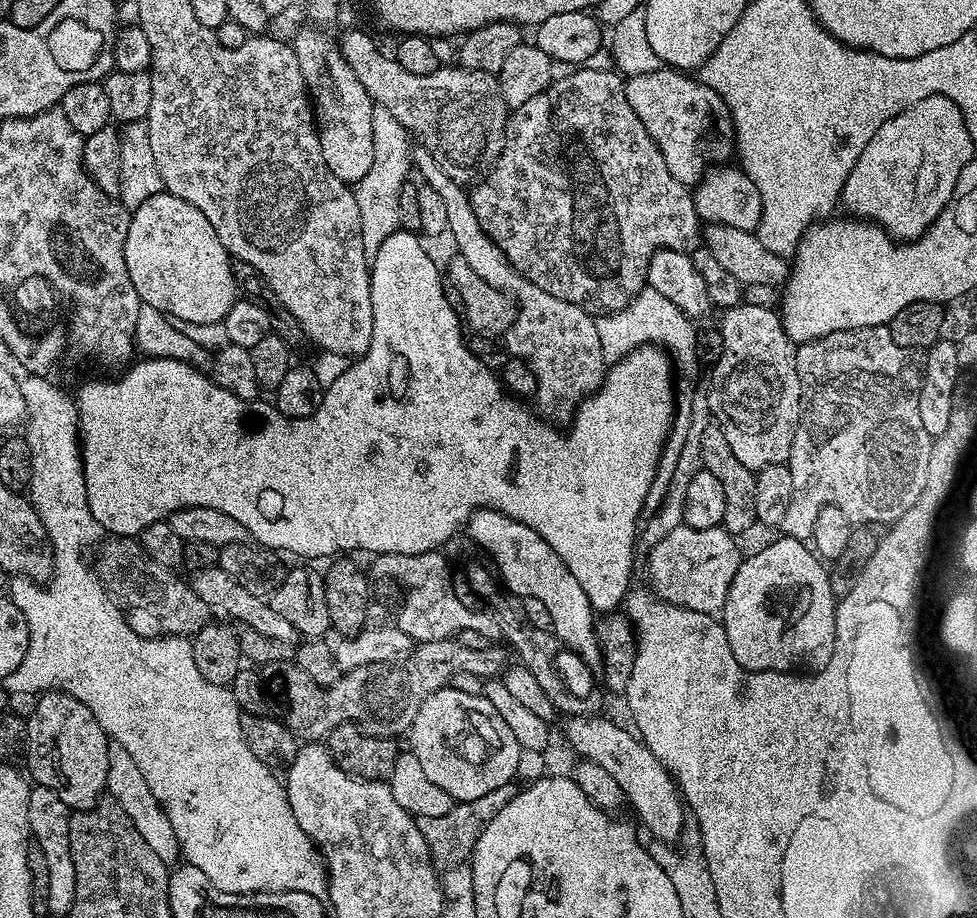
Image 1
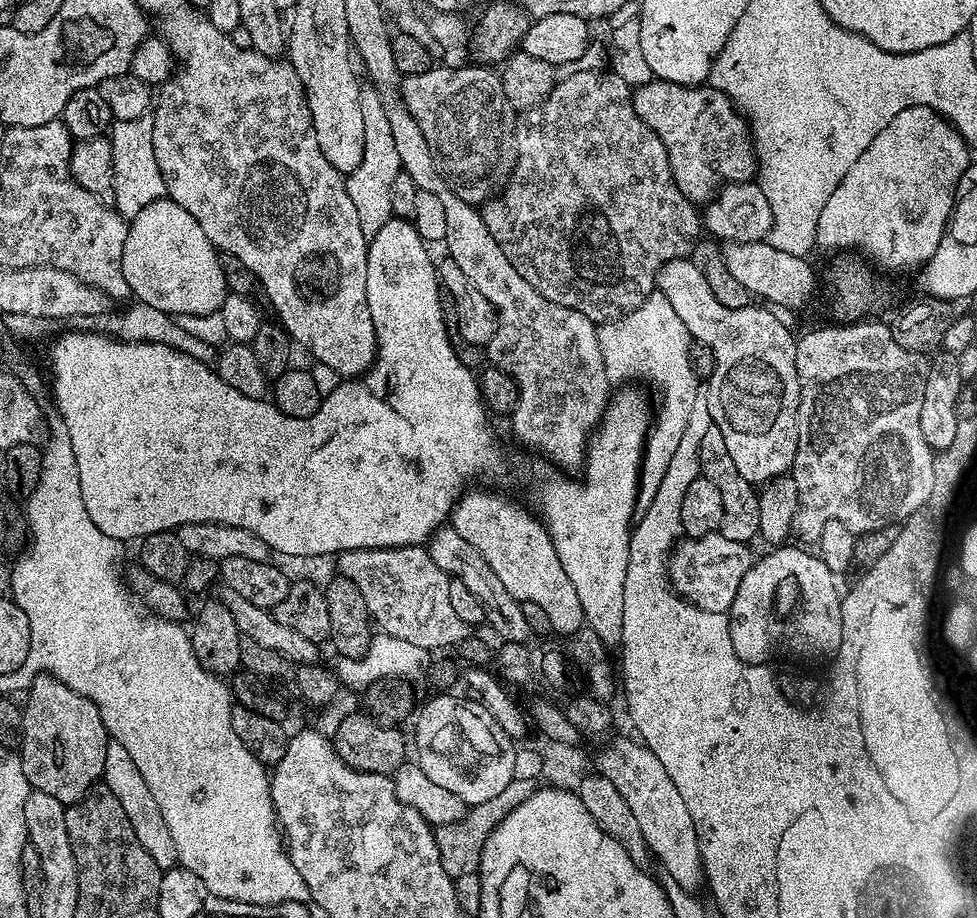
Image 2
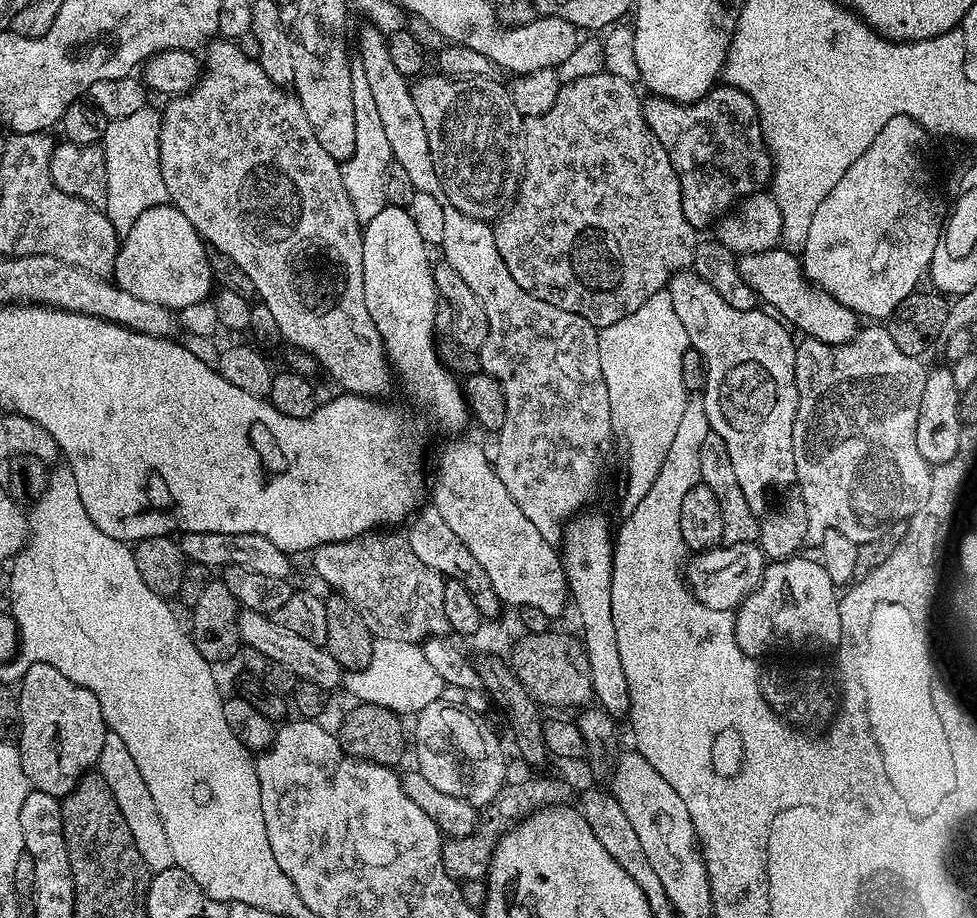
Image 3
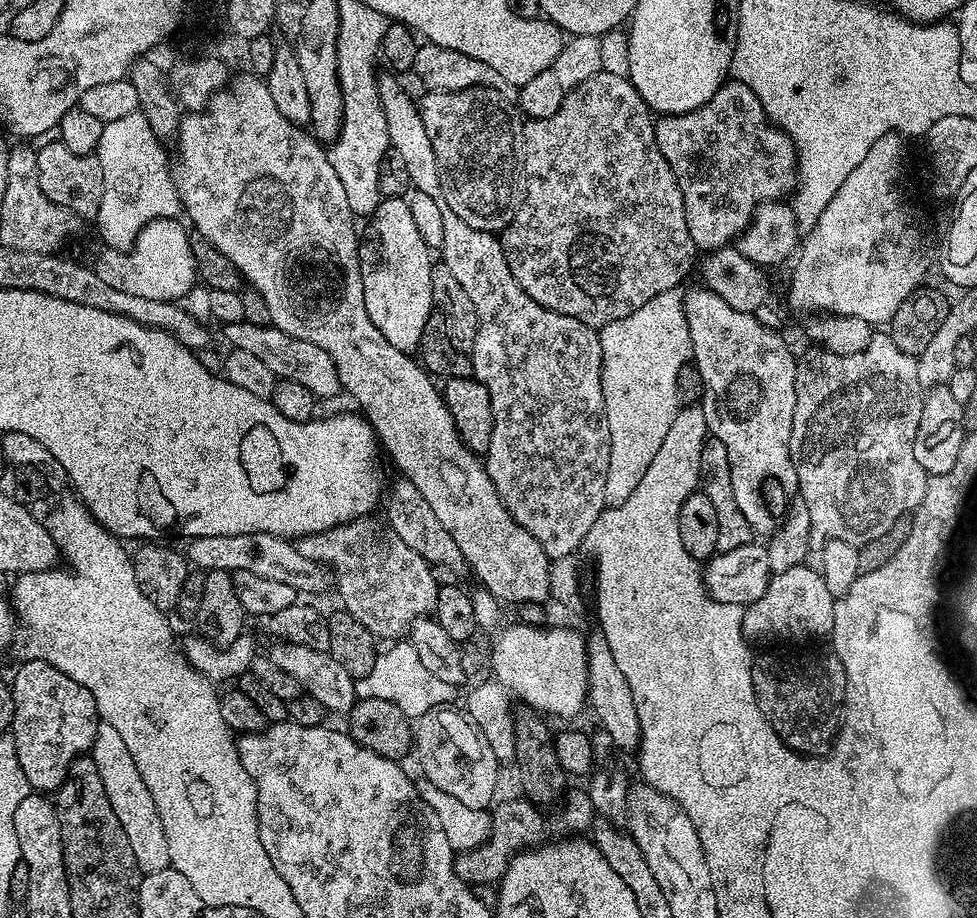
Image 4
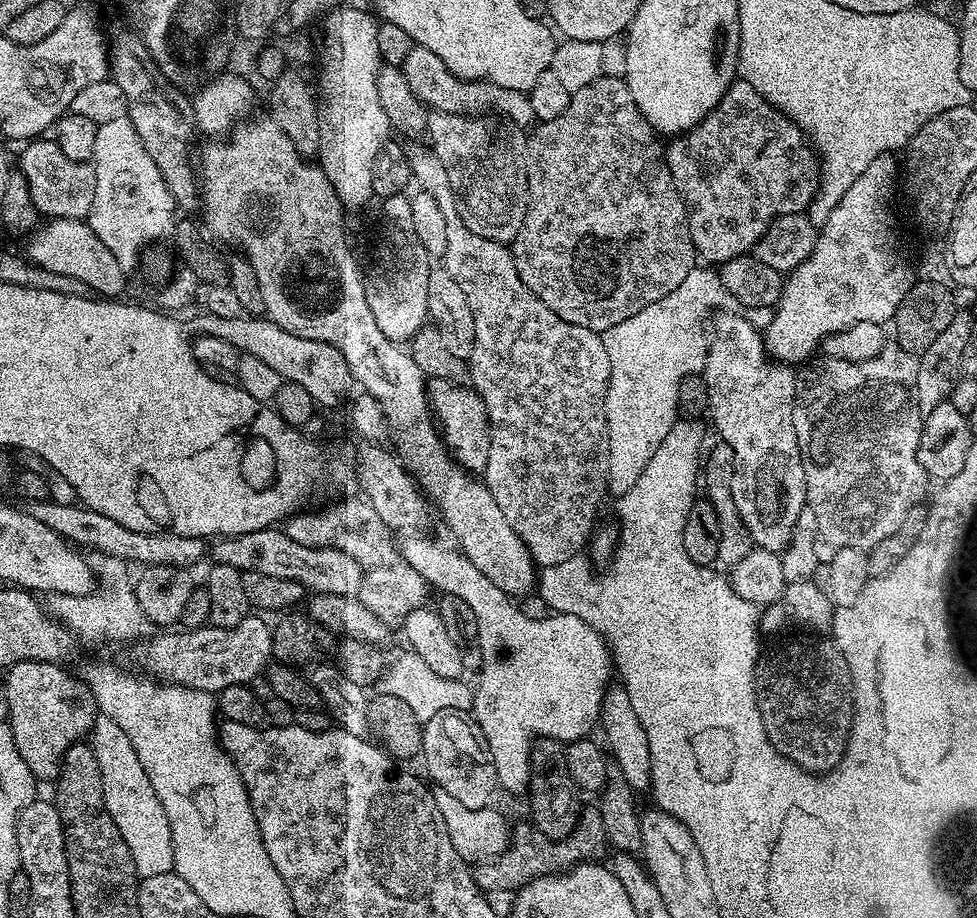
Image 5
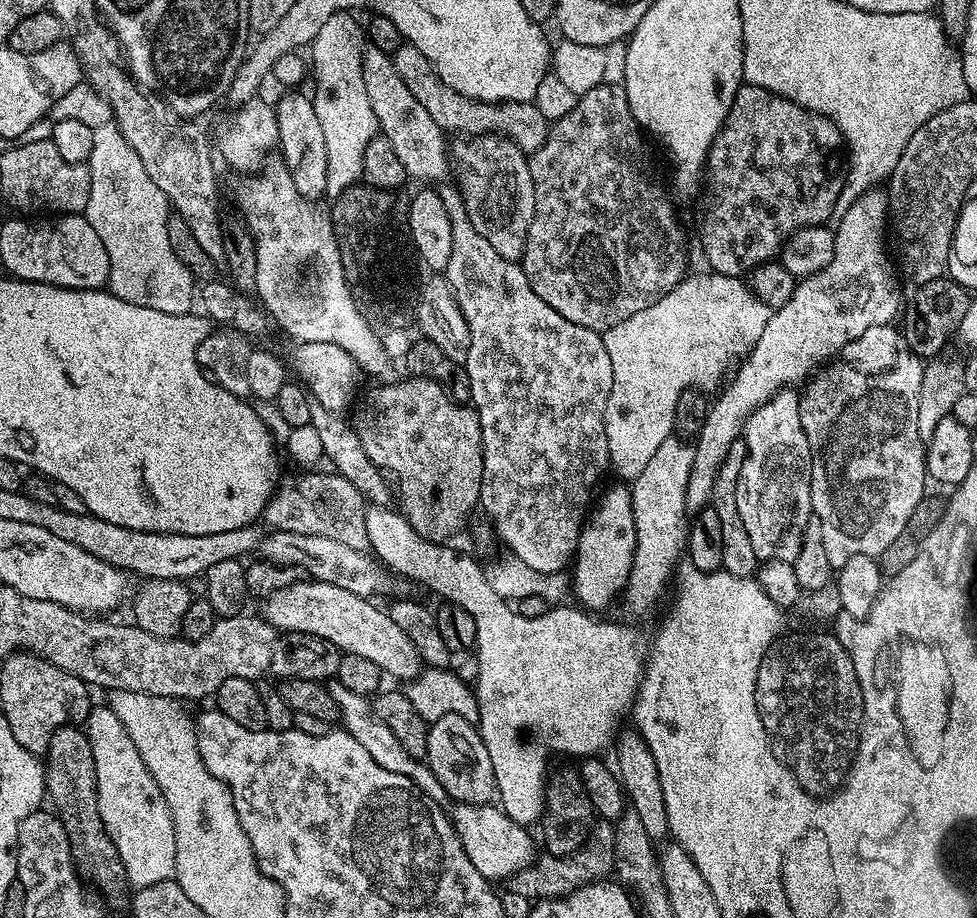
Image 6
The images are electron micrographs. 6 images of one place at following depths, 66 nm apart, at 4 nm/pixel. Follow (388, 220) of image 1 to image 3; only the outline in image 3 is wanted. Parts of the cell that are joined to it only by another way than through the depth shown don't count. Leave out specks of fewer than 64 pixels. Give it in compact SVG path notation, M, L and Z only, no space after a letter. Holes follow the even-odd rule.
M359 66L353 67L350 78L350 98L354 100L354 154L340 164L342 186L346 186L346 194L350 194L350 202L354 206L354 214L361 225L370 222L370 218L378 215L387 204L386 174L388 165L393 163L390 141L382 126L380 115L370 85L366 82L366 74L362 74Z

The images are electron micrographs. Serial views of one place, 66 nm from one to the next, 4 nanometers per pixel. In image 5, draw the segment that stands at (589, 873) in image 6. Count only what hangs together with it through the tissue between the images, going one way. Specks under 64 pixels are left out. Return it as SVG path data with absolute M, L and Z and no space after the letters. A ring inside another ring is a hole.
M592 810L589 816L587 813L586 819L570 838L553 838L549 833L525 822L511 829L508 851L487 864L475 865L476 885L485 891L501 889L516 892L539 876L555 876L575 868L577 864L599 861L600 855L606 850L609 851L609 848L608 831L596 810Z

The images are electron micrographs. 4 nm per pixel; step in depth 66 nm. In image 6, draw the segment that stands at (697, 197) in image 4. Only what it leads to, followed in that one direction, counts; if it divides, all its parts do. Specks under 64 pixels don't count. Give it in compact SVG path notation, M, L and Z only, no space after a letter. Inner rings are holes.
M747 82L741 83L738 94L730 106L728 116L724 120L720 132L714 138L712 149L708 152L706 161L706 188L708 184L708 197L704 200L704 217L700 220L700 244L704 247L704 256L708 259L707 267L718 274L727 276L747 277L753 269L775 261L779 257L781 247L788 243L789 236L797 228L814 228L824 226L831 221L836 212L836 188L840 188L840 176L836 176L836 168L842 159L842 149L845 147L844 137L838 128L832 128L832 124L824 124L824 120L816 120L816 116L805 116L799 104L790 102L762 86L754 86Z

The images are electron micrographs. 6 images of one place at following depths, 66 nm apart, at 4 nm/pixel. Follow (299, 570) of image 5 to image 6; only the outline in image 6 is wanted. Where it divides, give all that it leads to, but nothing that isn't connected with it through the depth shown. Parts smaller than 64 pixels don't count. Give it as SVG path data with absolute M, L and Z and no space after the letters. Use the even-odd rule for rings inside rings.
M273 531L260 541L258 555L261 561L279 564L281 568L299 568L305 577L330 582L330 586L342 586L342 590L350 590L350 594L365 598L376 598L379 592L389 588L393 580L389 569L365 549L334 542L334 538Z

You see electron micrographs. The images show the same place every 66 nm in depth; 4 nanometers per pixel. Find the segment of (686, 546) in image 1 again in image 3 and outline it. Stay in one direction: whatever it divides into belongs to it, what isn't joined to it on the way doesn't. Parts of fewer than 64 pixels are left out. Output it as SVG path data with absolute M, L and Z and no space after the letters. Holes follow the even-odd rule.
M759 543L724 544L697 552L687 561L686 579L698 600L710 606L710 610L732 612L744 603L744 599L760 584L764 576L766 557Z

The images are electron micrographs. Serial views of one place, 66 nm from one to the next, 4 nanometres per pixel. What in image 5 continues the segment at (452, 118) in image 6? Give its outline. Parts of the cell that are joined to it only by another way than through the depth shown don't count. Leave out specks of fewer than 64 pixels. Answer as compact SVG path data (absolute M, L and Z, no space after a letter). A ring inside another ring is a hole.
M421 44L412 47L410 55L402 65L402 71L406 82L410 82L410 90L414 90L416 97L433 112L478 116L487 109L489 113L499 114L503 119L510 120L525 130L531 129L537 123L528 93L506 90L497 84L487 84L483 81L463 80L451 72L446 62L442 62L442 58L434 54L434 50L426 50L426 46Z

